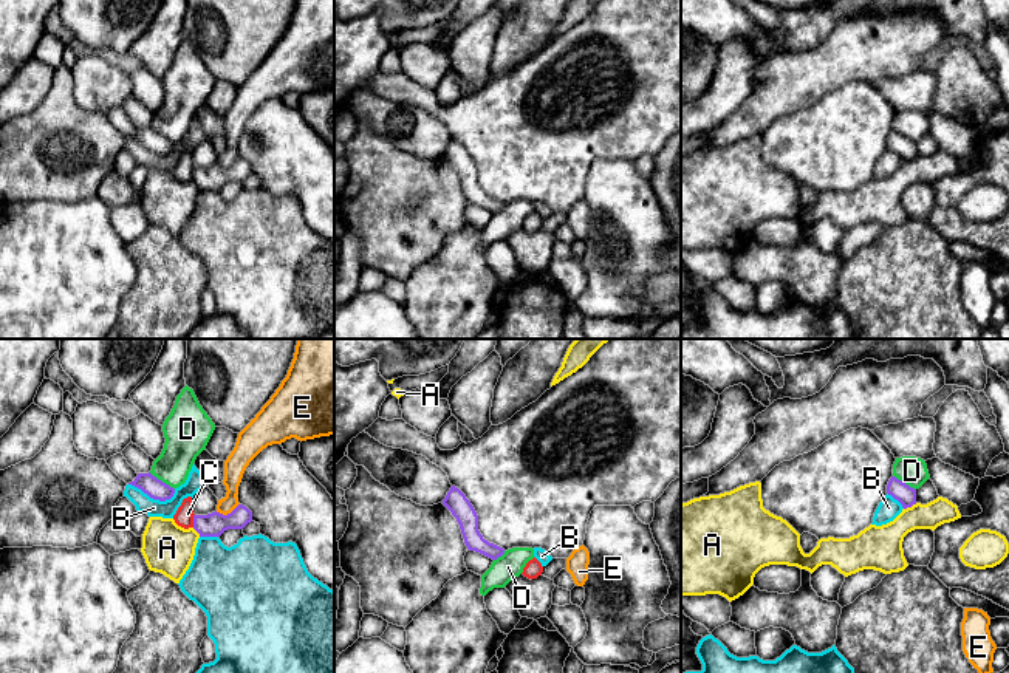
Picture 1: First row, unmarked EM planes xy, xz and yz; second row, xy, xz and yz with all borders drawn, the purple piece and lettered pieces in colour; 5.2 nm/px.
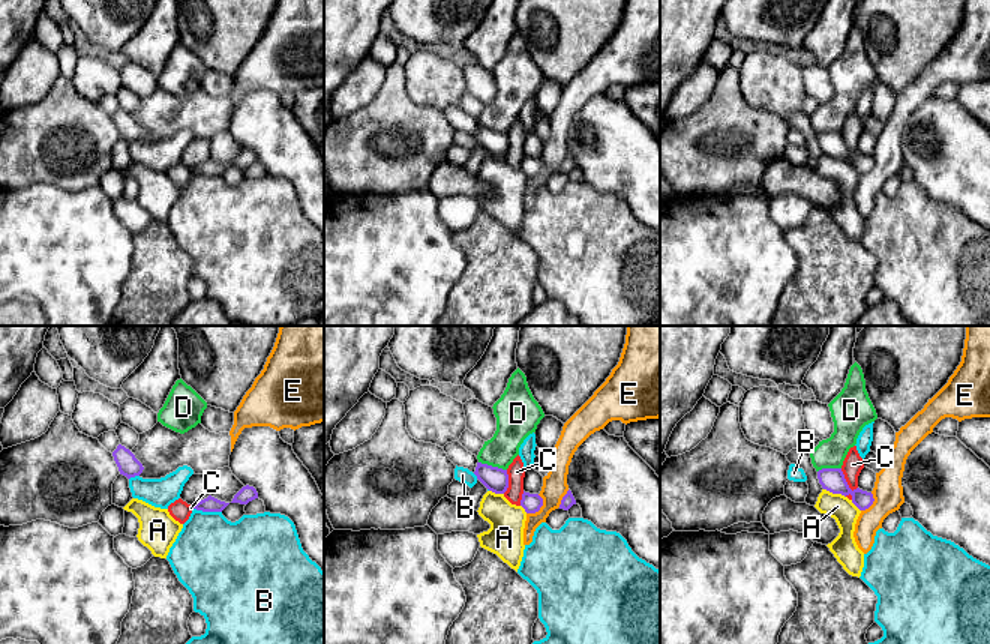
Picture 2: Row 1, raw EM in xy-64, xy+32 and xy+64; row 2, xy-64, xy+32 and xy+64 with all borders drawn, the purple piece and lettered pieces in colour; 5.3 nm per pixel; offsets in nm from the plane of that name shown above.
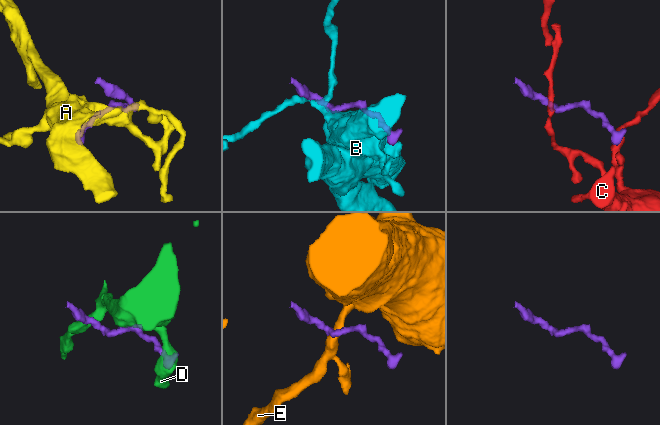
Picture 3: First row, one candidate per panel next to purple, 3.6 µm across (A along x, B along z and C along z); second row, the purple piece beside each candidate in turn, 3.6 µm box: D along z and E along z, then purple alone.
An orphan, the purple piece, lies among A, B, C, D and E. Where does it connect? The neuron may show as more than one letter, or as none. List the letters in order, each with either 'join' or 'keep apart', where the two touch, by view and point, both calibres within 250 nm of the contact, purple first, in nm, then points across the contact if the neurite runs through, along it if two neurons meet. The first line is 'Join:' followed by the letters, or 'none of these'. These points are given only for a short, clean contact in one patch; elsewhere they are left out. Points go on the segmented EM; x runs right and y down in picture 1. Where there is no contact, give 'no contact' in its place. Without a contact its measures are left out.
Join: A
A: join; meets purple in yz at (910, 506); 100 nm thick on the purple side, 200 nm on the other
B: keep apart; meets purple in xy at (152, 497); 100 nm thick on the purple side, 100 nm on the other
C: keep apart; meets purple in xy at (194, 520); 130 nm thick on the purple side, 100 nm on the other; border along xy (194, 514), (192, 526)
D: keep apart; meets purple in xy at (160, 480); 100 nm thick on the purple side, 200 nm on the other; border along xy (149, 472), (174, 489)
E: keep apart; meets purple in xy at (228, 514); 130 nm thick on the purple side, 110 nm on the other; border along xy (239, 503), (226, 514), (215, 511)

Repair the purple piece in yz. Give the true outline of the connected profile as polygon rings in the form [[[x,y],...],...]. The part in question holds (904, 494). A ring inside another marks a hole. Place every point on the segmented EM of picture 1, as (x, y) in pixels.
[[[896,477],[890,478],[890,481],[887,484],[887,494],[891,495],[894,500],[898,500],[904,509],[916,504],[916,489],[902,483]]]

